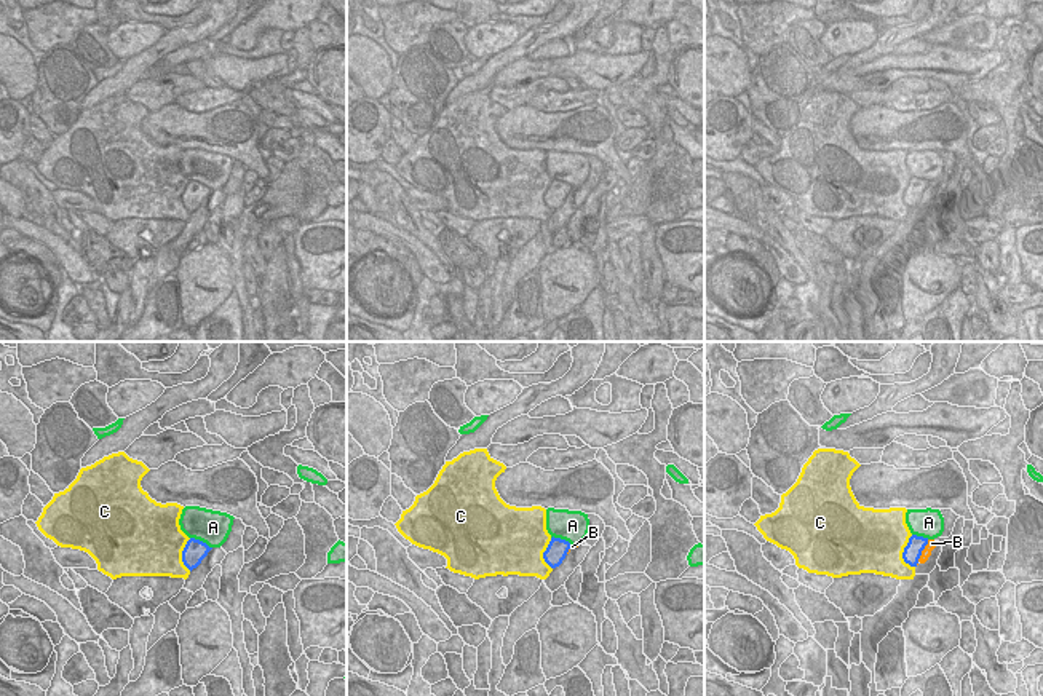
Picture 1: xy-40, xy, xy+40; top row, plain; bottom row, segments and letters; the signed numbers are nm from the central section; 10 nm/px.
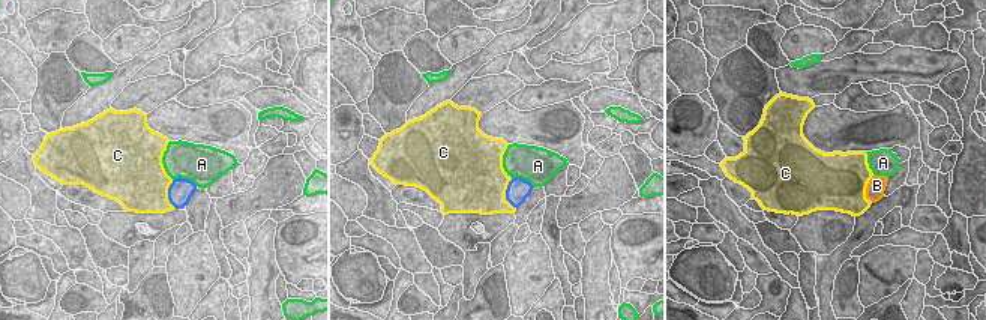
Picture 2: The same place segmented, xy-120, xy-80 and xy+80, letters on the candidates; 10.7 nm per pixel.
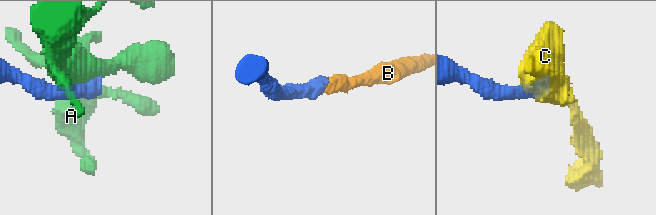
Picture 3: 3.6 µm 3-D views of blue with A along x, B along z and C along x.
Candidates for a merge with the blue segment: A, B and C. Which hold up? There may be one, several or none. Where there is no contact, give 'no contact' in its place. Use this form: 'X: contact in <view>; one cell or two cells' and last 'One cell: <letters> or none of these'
A: contact in xy-40; two cells
B: contact in xy+40; one cell
C: contact in xy+40; two cells
One cell: B

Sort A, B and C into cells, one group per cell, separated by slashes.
A / B / C

